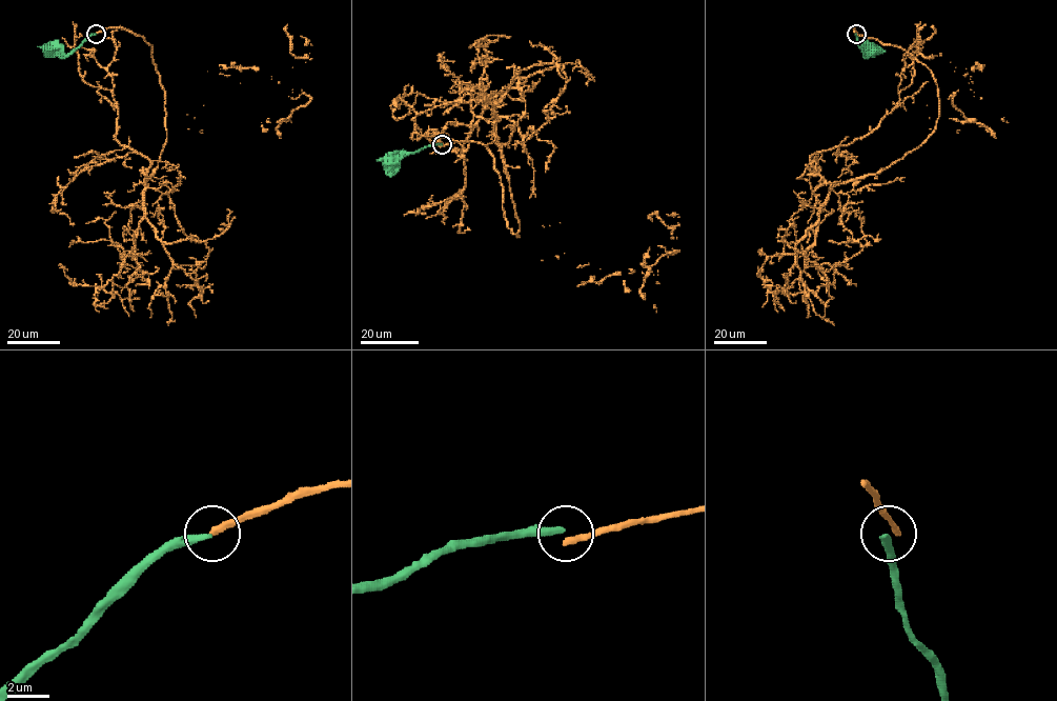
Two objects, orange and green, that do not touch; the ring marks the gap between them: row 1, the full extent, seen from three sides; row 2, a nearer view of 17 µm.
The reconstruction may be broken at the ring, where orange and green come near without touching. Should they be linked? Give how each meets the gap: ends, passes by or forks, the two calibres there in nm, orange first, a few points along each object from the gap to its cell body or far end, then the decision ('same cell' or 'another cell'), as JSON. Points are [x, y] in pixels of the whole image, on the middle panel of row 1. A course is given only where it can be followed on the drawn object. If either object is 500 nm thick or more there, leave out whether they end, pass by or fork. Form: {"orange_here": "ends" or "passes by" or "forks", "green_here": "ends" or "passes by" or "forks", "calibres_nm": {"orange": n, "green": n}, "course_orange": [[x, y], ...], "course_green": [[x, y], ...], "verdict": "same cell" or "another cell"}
{"orange_here": "ends", "green_here": "ends", "calibres_nm": {"orange": 340, "green": 280}, "course_orange": [[441, 145], [486, 147], [519, 236], [497, 93], [463, 146], [466, 186], [415, 216]], "course_green": [[441, 144], [399, 156], [385, 156], [377, 161]], "verdict": "another cell"}

